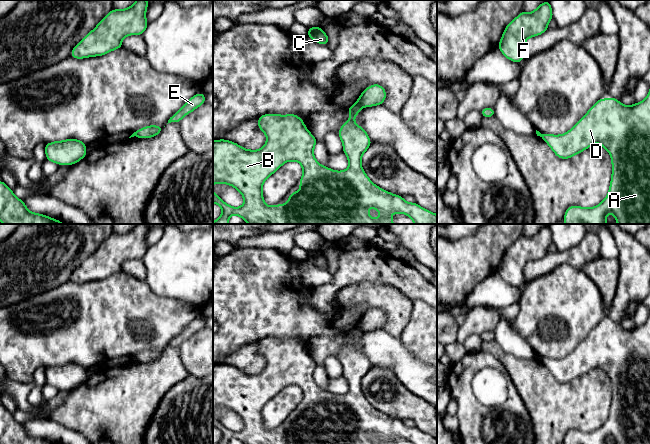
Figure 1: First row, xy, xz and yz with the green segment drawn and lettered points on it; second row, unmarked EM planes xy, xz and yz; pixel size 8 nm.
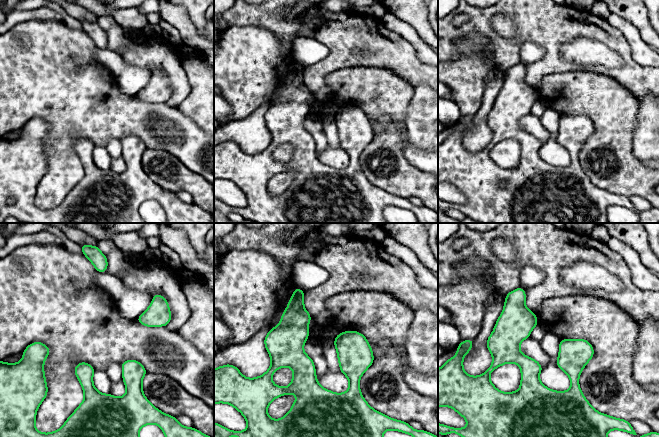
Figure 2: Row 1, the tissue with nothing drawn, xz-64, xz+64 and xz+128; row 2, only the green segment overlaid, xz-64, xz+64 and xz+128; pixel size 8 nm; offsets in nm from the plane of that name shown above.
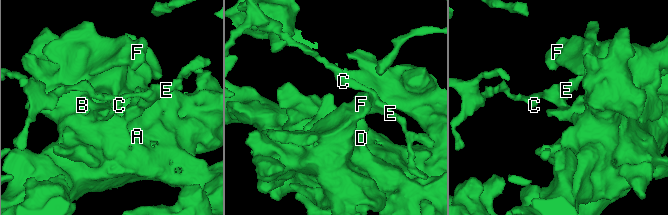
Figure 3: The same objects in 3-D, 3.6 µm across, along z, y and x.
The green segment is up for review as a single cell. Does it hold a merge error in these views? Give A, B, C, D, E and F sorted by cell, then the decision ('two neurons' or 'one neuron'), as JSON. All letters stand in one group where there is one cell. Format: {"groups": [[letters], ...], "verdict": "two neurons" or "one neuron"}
{"groups": [["A", "B", "D", "F"], ["C", "E"]], "verdict": "two neurons"}

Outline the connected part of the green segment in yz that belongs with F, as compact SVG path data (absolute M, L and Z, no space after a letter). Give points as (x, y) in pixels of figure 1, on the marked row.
M550 1L541 3L533 12L520 14L504 29L499 49L509 59L520 63L524 57L524 44L529 37L543 34L553 19Z

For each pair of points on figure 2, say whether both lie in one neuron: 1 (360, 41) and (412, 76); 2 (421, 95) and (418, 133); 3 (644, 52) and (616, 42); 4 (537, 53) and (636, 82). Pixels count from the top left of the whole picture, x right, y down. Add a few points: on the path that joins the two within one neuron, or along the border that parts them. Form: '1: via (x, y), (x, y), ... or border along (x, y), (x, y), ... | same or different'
1: via (373, 41), (377, 41), (399, 63) | same
2: via (420, 104), (420, 124) | same
3: border along (616, 28), (629, 44), (632, 57), (645, 65) | different
4: border along (521, 45), (534, 42), (545, 52) | different

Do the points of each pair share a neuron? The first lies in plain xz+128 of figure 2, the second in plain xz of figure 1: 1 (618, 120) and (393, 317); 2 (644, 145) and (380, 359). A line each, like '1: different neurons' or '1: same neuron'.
1: same neuron
2: different neurons

